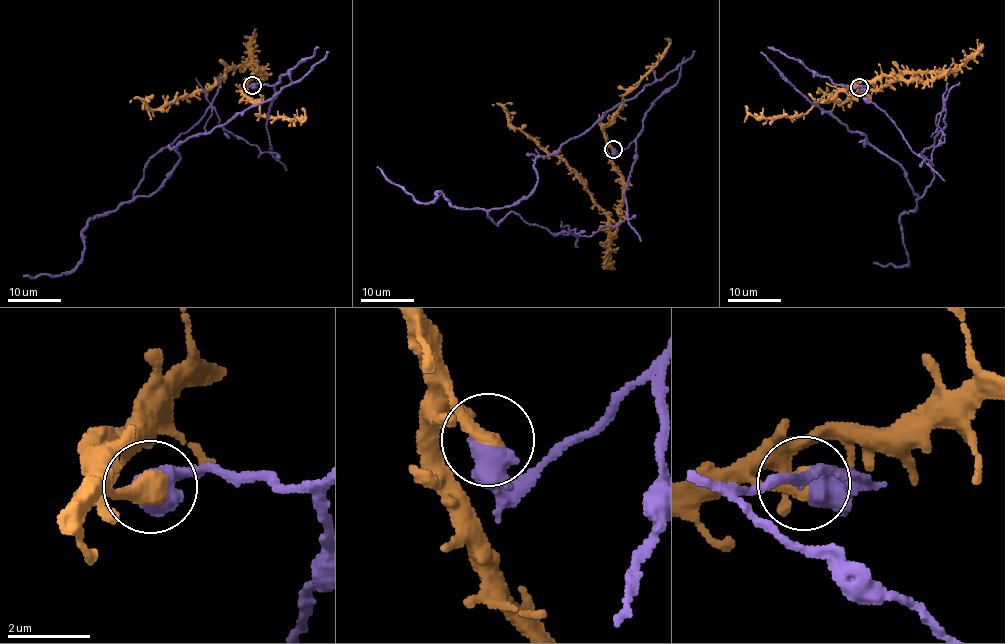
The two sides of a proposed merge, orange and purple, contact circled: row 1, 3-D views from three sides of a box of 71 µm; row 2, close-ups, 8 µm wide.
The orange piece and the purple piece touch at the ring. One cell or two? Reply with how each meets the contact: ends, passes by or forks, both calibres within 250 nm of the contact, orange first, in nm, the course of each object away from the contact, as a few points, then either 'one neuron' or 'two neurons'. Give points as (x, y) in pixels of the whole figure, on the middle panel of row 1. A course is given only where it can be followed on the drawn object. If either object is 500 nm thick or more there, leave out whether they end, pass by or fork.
480/500 nm | orange via (613, 148), (606, 147), (606, 156), (621, 182), (616, 223), (597, 206), (581, 177), (491, 104) | purple via (613, 148), (635, 145), (617, 225), (554, 235), (487, 213), (535, 187), (539, 156), (696, 50) | two neurons

